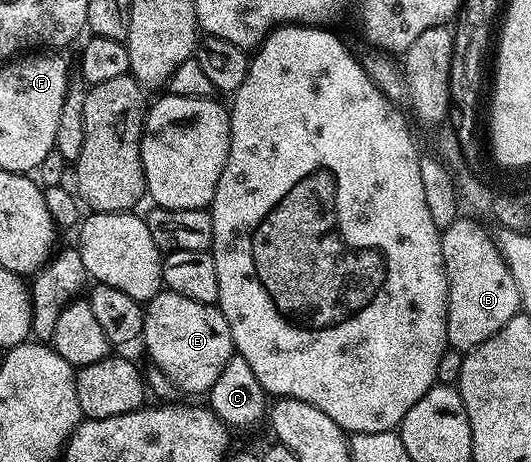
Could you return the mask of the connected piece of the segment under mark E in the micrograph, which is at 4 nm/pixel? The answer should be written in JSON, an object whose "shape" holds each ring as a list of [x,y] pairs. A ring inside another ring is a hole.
{"shape":[[[167,289],[147,300],[143,343],[158,370],[177,388],[192,395],[211,391],[214,381],[218,381],[218,373],[226,369],[226,361],[234,353],[230,325],[219,306],[190,301],[190,297]]]}

